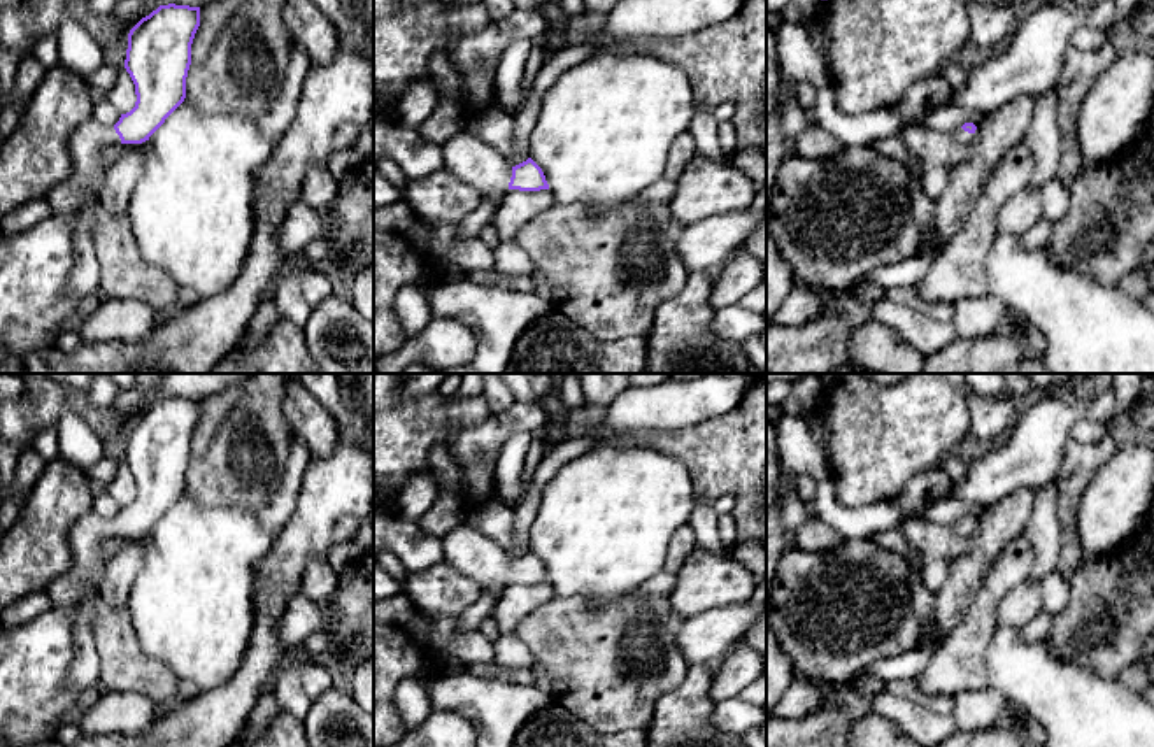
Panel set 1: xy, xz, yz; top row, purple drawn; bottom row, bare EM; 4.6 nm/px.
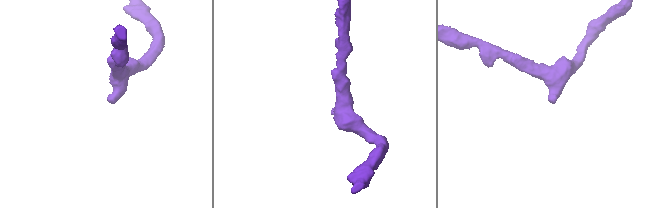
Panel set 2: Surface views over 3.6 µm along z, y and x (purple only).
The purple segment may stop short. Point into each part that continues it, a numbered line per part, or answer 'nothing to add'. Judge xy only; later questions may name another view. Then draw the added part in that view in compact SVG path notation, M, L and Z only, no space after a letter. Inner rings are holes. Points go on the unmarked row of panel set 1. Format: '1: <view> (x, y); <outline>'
1: xy (85, 539); M93 510L81 516L68 531L68 572L81 580L81 596L75 601L74 656L67 679L79 691L95 686L100 679L100 658L93 633L96 621L95 603L100 594L98 584L91 577L107 566L102 542L119 537L121 531L114 519L102 517Z

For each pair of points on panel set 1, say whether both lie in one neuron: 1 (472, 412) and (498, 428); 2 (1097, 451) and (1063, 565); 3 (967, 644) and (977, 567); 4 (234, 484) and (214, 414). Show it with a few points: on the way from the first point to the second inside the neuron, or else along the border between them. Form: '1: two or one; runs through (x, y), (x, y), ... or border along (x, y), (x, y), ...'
1: two; border along (493, 412), (465, 428), (451, 442)
2: one; runs through (1072, 479), (1068, 491), (1068, 537)
3: two; border along (991, 565), (974, 602), (947, 635)
4: one; runs through (234, 467), (232, 432)

